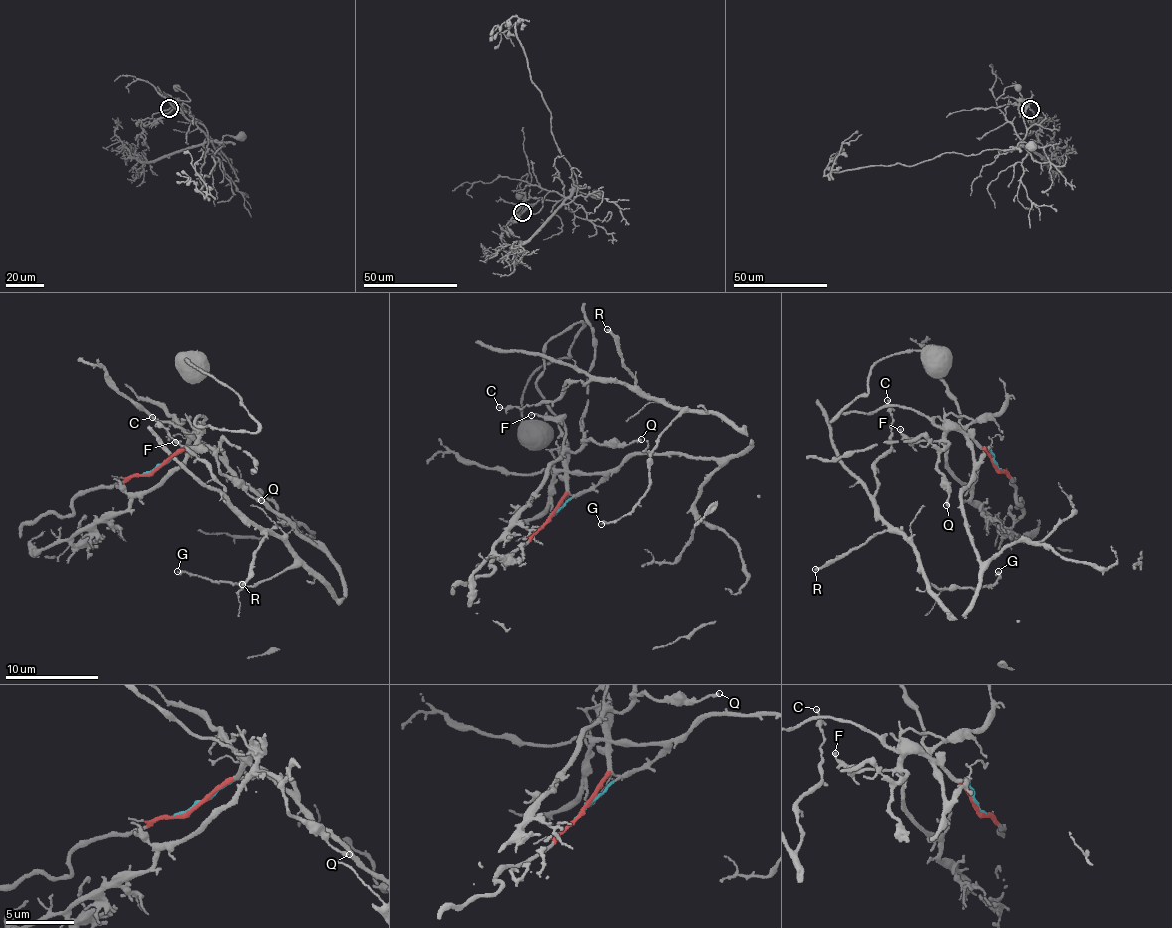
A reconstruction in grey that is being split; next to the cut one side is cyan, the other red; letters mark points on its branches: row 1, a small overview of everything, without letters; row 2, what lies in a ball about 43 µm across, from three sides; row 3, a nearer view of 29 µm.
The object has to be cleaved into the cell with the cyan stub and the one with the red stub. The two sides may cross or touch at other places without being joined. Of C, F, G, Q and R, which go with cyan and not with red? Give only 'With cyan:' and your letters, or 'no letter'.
With cyan: C, G, R

